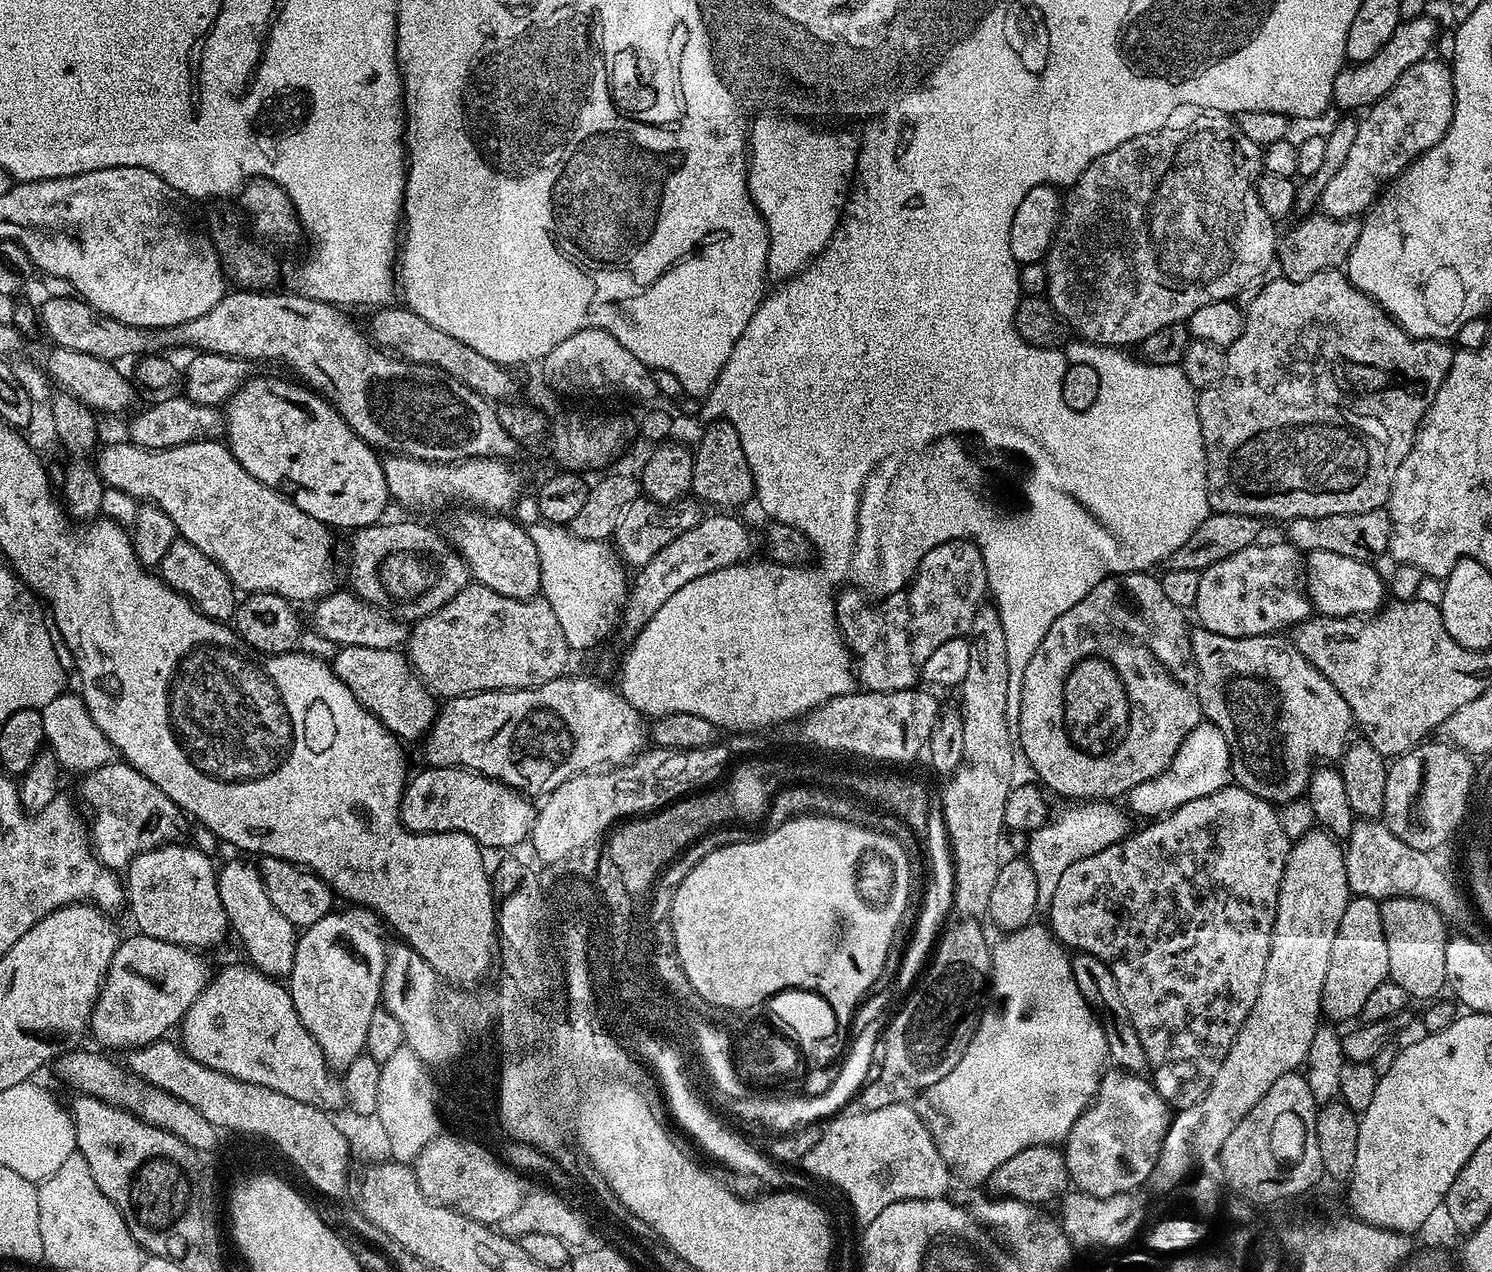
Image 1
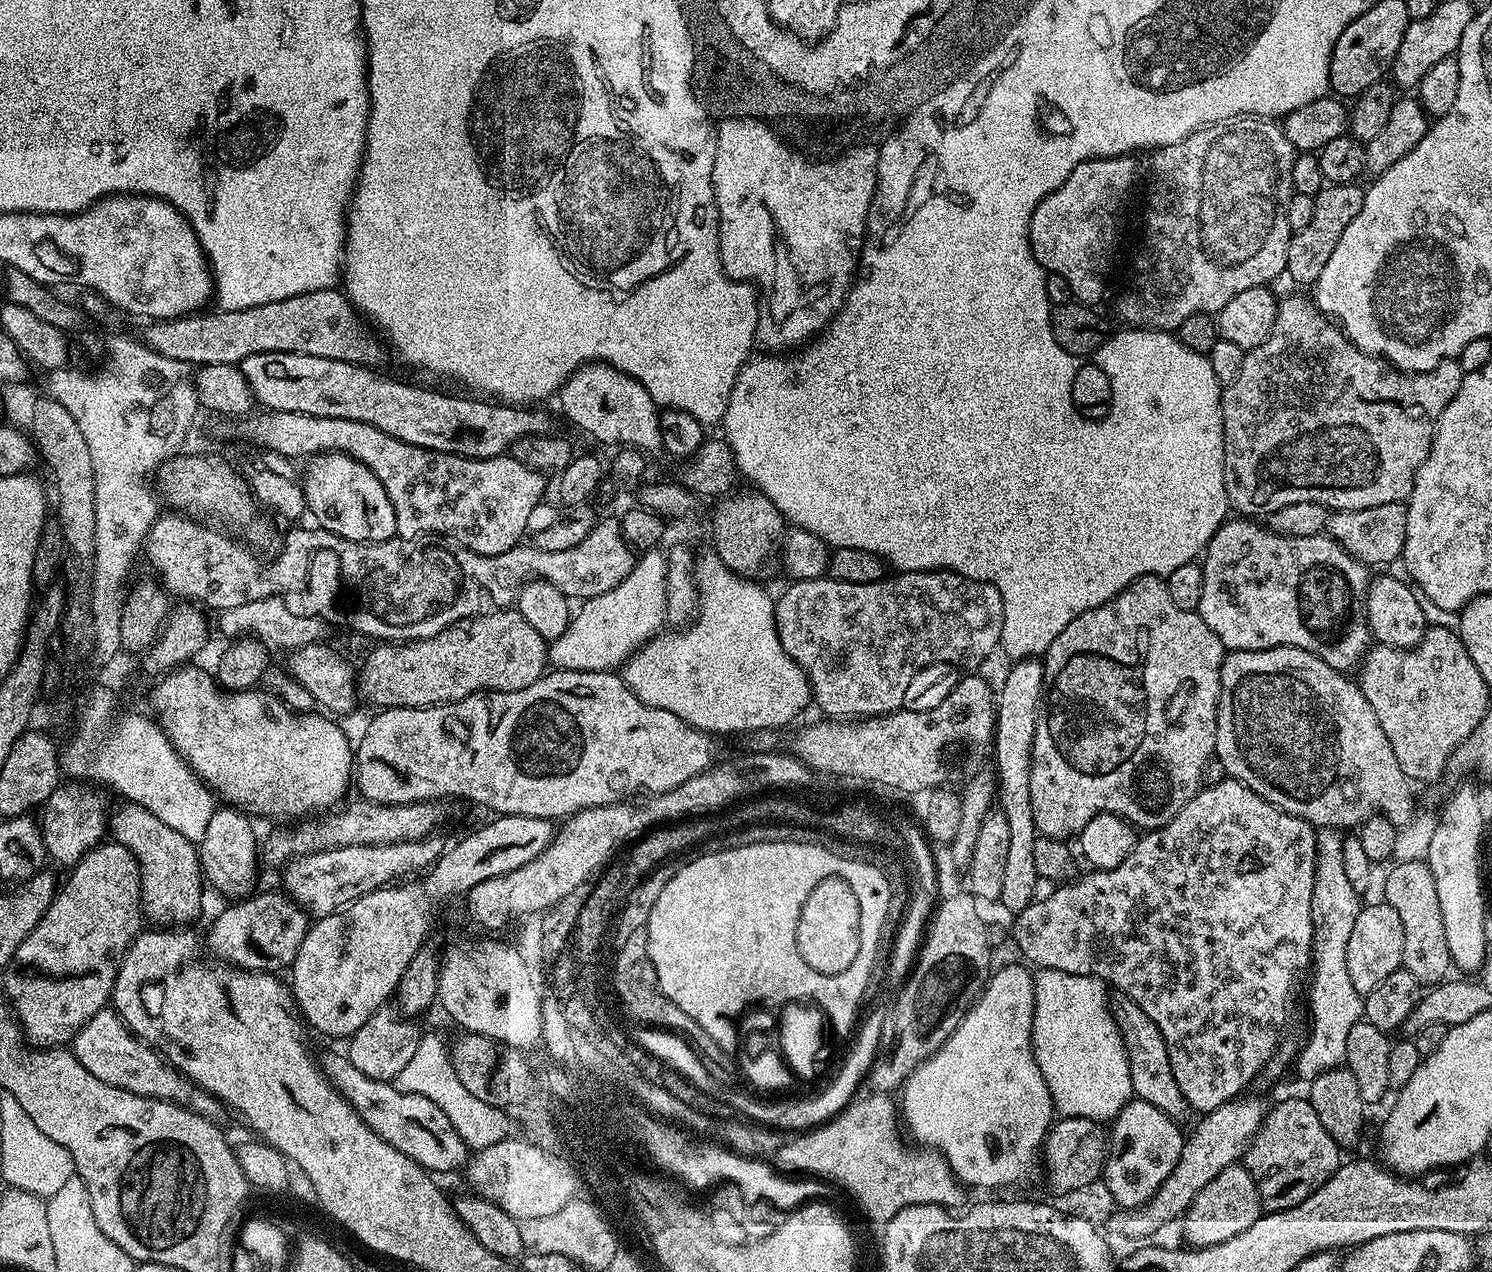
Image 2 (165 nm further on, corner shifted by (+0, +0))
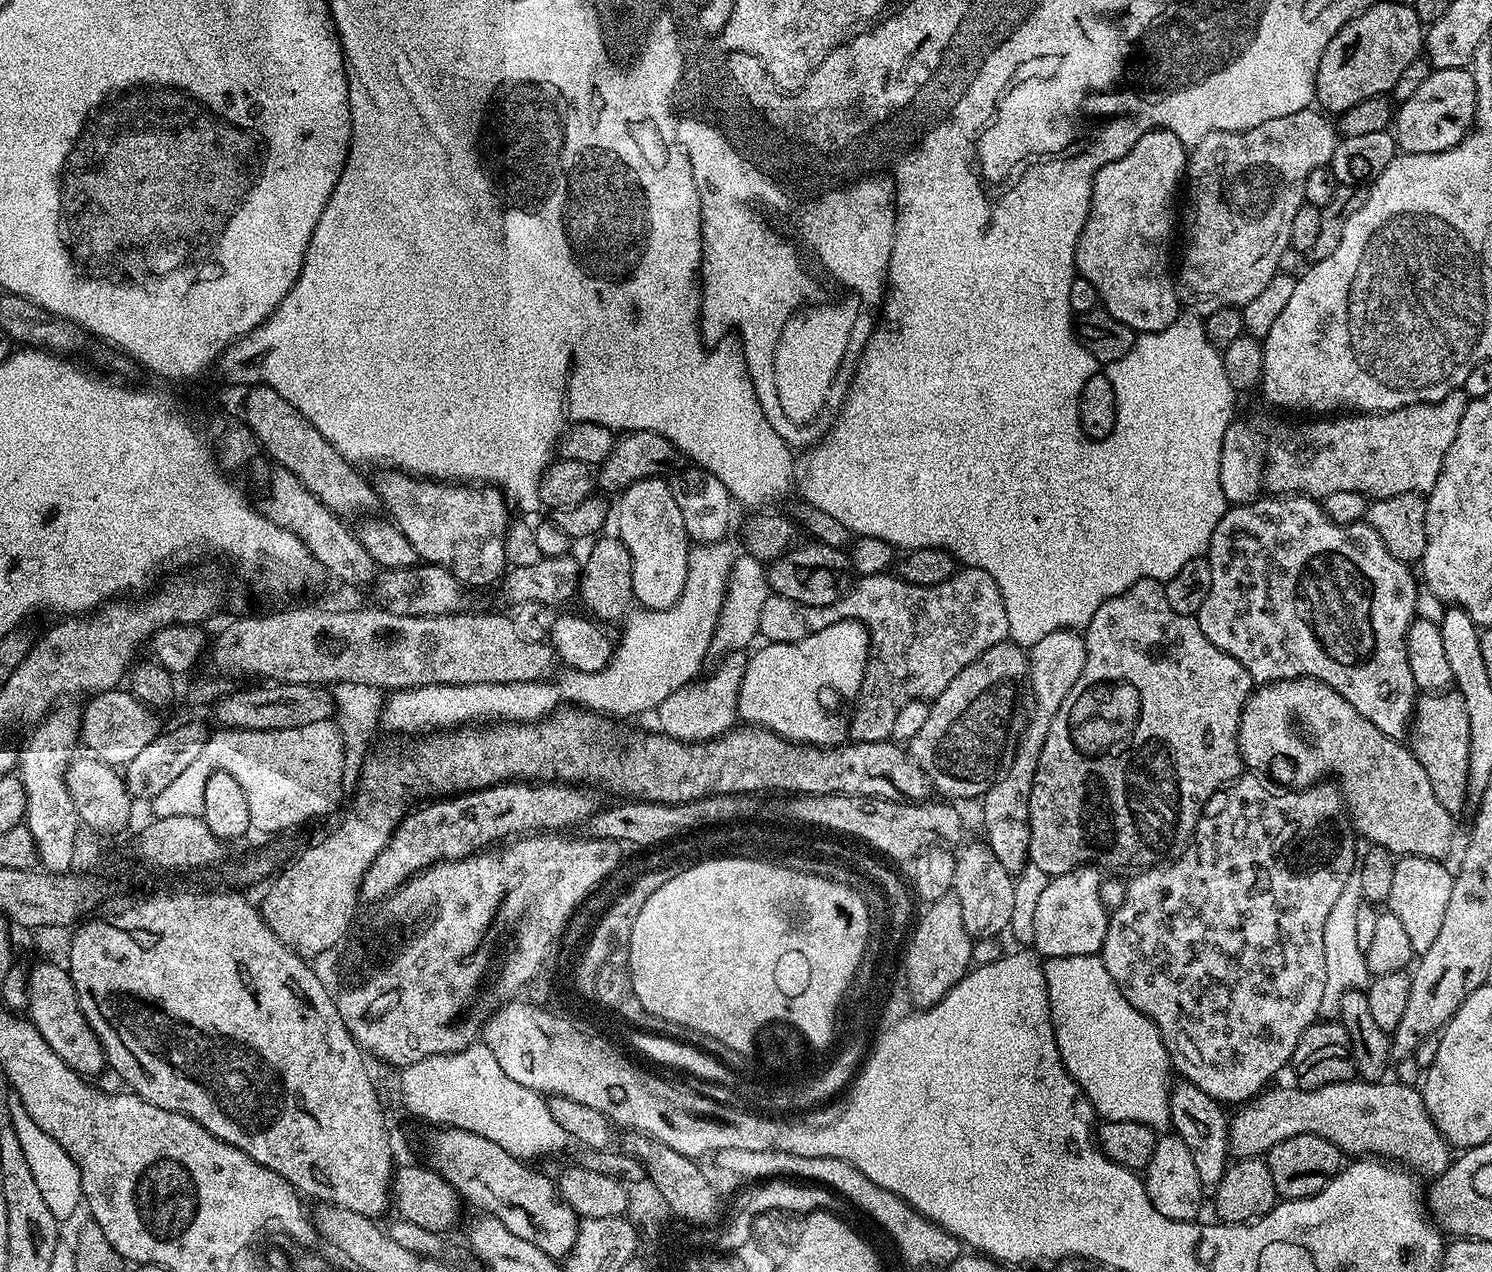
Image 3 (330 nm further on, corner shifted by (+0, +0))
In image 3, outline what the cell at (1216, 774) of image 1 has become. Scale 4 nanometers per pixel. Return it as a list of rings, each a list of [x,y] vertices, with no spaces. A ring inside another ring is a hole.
[[[1085,866],[1082,868],[1075,868],[1073,872],[1067,872],[1061,876],[1053,876],[1047,881],[1048,885],[1043,889],[1042,887],[1037,891],[1036,899],[1031,905],[1032,908],[1032,944],[1031,947],[1035,949],[1041,957],[1044,958],[1062,958],[1063,956],[1094,956],[1099,953],[1102,942],[1106,938],[1106,930],[1108,929],[1108,917],[1110,915],[1109,909],[1104,909],[1104,900],[1100,897],[1100,875],[1101,869],[1096,866]]]

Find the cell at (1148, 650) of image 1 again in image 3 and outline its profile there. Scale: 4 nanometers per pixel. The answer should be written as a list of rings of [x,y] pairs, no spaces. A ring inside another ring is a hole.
[[[1139,580],[1122,594],[1102,602],[1097,613],[1090,618],[1090,622],[1083,629],[1082,646],[1086,650],[1086,662],[1079,672],[1075,673],[1068,693],[1059,697],[1057,704],[1060,705],[1057,706],[1056,712],[1051,713],[1052,725],[1040,751],[1038,770],[1034,774],[1034,782],[1028,795],[1028,825],[1030,826],[1028,859],[1031,864],[1038,866],[1041,874],[1048,878],[1073,872],[1075,868],[1085,867],[1078,860],[1082,856],[1080,836],[1086,836],[1086,816],[1082,814],[1082,810],[1090,808],[1090,812],[1094,812],[1094,818],[1104,818],[1108,816],[1108,812],[1120,812],[1120,806],[1128,806],[1128,790],[1132,796],[1142,796],[1142,806],[1146,812],[1164,812],[1164,800],[1180,800],[1182,810],[1186,804],[1188,812],[1196,808],[1203,813],[1206,801],[1241,775],[1240,743],[1236,741],[1236,735],[1240,729],[1240,715],[1244,709],[1244,703],[1254,691],[1254,681],[1246,670],[1246,666],[1242,666],[1238,658],[1218,650],[1218,646],[1214,646],[1214,642],[1210,642],[1206,634],[1202,634],[1195,616],[1183,616],[1170,610],[1170,602],[1166,602],[1164,584],[1158,580]]]

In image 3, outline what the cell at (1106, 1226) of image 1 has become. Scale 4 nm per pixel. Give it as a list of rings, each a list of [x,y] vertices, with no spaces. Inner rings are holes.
[[[1353,1078],[1343,1080],[1340,1084],[1327,1084],[1311,1090],[1299,1086],[1269,1087],[1259,1096],[1235,1109],[1236,1116],[1234,1112],[1228,1129],[1231,1155],[1236,1158],[1260,1158],[1286,1138],[1294,1138],[1298,1134],[1314,1134],[1330,1141],[1341,1153],[1348,1155],[1349,1152],[1349,1157],[1383,1158],[1388,1162],[1399,1162],[1420,1174],[1432,1172],[1433,1177],[1440,1176],[1452,1164],[1454,1149],[1430,1118],[1423,1091],[1419,1087],[1397,1082],[1388,1083]]]

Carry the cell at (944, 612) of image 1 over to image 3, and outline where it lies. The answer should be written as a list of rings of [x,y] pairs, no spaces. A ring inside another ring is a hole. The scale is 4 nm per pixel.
[[[967,566],[961,567],[952,577],[956,579],[956,604],[962,604],[964,608],[840,608],[835,603],[832,612],[824,612],[824,620],[832,620],[832,616],[851,620],[856,616],[868,628],[868,665],[848,721],[848,734],[853,741],[889,739],[894,730],[894,718],[906,702],[935,700],[950,682],[954,682],[958,673],[970,666],[970,662],[1009,639],[1006,606],[994,578],[990,578],[986,570]]]

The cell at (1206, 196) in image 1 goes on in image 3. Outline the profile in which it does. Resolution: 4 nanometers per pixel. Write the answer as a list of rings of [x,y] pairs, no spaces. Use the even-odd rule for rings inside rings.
[[[1311,107],[1303,108],[1298,110],[1298,114],[1286,114],[1286,118],[1274,118],[1270,122],[1262,122],[1262,126],[1254,126],[1250,130],[1245,132],[1209,132],[1199,144],[1195,145],[1191,149],[1188,158],[1188,170],[1186,173],[1186,196],[1188,192],[1188,204],[1192,209],[1188,212],[1188,245],[1184,248],[1184,257],[1181,258],[1180,264],[1178,260],[1178,291],[1185,301],[1193,300],[1197,304],[1195,307],[1197,309],[1204,308],[1203,310],[1211,310],[1213,308],[1240,308],[1243,305],[1248,304],[1254,298],[1258,298],[1258,294],[1262,294],[1262,290],[1266,290],[1266,286],[1270,283],[1273,278],[1275,278],[1281,271],[1280,259],[1284,256],[1284,251],[1287,253],[1289,251],[1290,245],[1288,239],[1290,238],[1290,226],[1294,223],[1294,214],[1298,214],[1300,207],[1306,202],[1304,199],[1304,191],[1306,190],[1306,178],[1310,178],[1310,174],[1314,170],[1318,170],[1319,167],[1324,165],[1329,165],[1331,162],[1332,155],[1338,143],[1338,129],[1337,125],[1333,123],[1331,119],[1323,111],[1315,110],[1312,112]]]

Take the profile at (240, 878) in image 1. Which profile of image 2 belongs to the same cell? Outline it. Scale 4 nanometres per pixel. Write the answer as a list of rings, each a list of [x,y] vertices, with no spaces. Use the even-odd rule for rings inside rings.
[[[231,806],[217,807],[206,822],[206,834],[198,842],[200,871],[203,879],[220,892],[232,896],[228,898],[247,898],[253,895],[256,884],[256,860],[258,864],[258,836],[252,824],[241,809]]]

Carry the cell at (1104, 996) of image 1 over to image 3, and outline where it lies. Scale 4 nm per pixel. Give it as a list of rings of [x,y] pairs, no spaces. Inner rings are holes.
[[[1180,1078],[1171,1085],[1168,1093],[1168,1119],[1170,1128],[1175,1135],[1186,1142],[1186,1150],[1190,1150],[1190,1158],[1194,1158],[1194,1166],[1198,1169],[1200,1184],[1205,1190],[1215,1190],[1224,1177],[1224,1171],[1230,1163],[1230,1145],[1228,1129],[1230,1116],[1221,1101],[1210,1098],[1198,1086]]]

